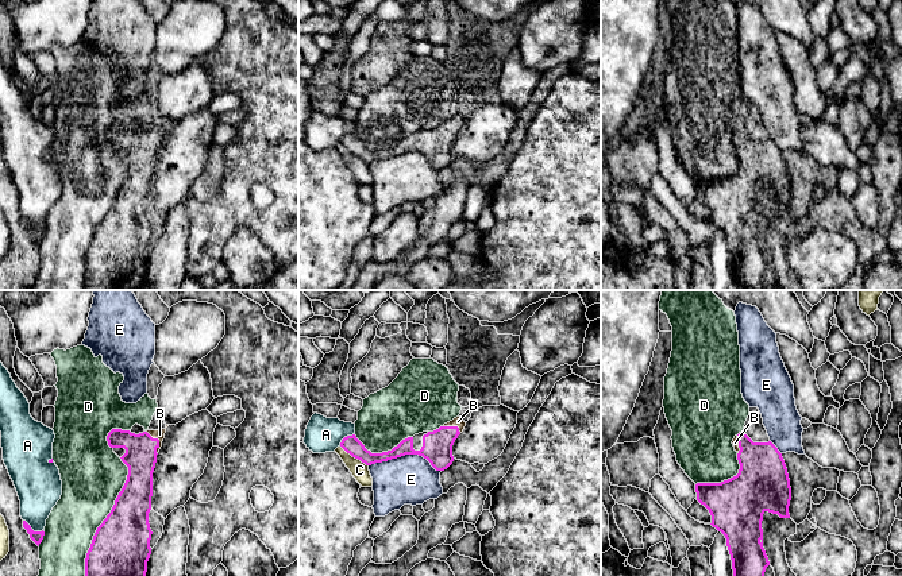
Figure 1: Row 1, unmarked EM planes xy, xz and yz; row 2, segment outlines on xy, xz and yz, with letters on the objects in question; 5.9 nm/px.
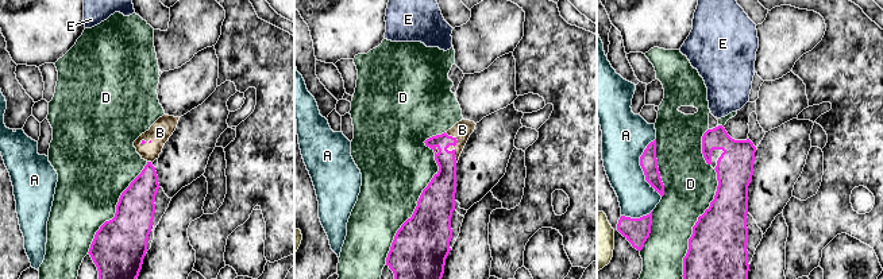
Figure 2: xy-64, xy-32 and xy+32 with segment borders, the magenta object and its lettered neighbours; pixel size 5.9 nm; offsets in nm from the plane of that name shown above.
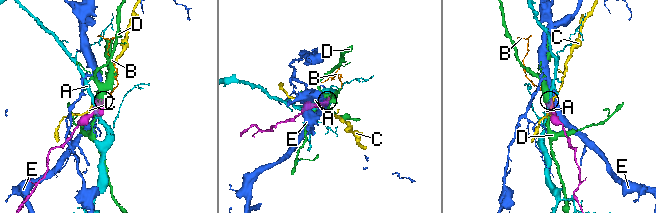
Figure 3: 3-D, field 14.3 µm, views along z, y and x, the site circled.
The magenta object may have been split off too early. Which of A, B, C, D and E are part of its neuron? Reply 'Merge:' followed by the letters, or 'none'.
Merge: B

